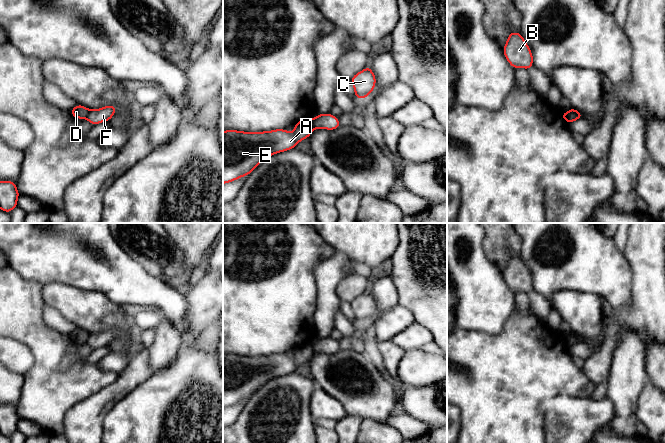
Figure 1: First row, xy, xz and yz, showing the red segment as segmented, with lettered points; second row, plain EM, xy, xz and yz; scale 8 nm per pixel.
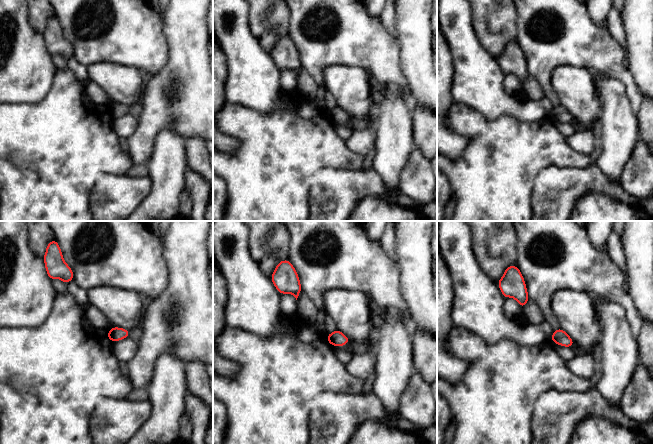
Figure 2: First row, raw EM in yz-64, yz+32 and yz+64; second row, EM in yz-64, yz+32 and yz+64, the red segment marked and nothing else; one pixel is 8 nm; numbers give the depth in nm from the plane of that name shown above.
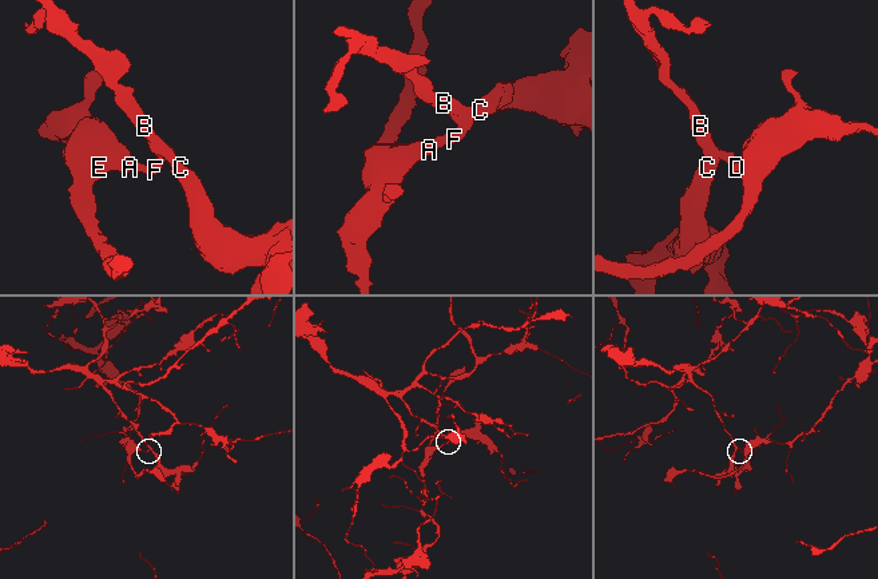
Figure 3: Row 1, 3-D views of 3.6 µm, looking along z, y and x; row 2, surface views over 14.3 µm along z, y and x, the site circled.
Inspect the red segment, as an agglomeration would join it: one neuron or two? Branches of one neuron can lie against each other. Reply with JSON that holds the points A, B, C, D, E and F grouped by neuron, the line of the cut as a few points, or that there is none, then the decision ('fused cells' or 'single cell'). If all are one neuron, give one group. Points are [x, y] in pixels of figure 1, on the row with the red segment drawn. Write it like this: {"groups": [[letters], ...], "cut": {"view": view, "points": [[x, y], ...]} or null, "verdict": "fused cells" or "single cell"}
{"groups": [["A", "D", "E"], ["B", "C", "F"]], "cut": {"view": "xy", "points": [[89, 110], [85, 118]]}, "verdict": "fused cells"}

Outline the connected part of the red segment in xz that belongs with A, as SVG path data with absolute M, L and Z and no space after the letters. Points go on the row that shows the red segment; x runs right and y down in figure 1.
M307 117L302 118L295 124L292 133L286 129L262 132L223 131L223 184L235 181L243 176L249 176L265 158L294 149L300 141L309 138L312 131L312 122Z

